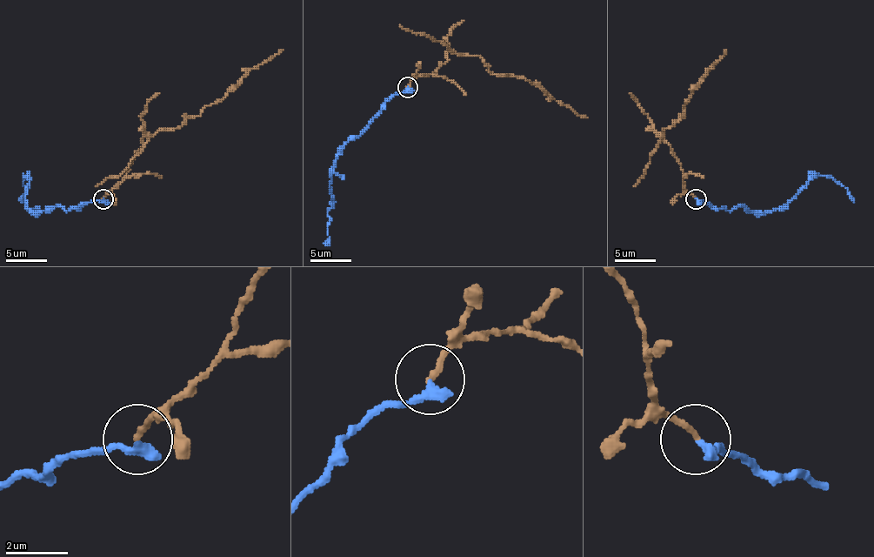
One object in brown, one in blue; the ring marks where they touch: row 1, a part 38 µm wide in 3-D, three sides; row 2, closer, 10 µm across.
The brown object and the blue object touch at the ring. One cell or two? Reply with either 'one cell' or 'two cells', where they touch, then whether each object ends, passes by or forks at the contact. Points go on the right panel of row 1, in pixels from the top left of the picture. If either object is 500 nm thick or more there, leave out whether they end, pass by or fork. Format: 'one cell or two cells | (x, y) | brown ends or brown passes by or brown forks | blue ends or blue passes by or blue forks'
two cells | (696, 198) | brown ends | blue ends

